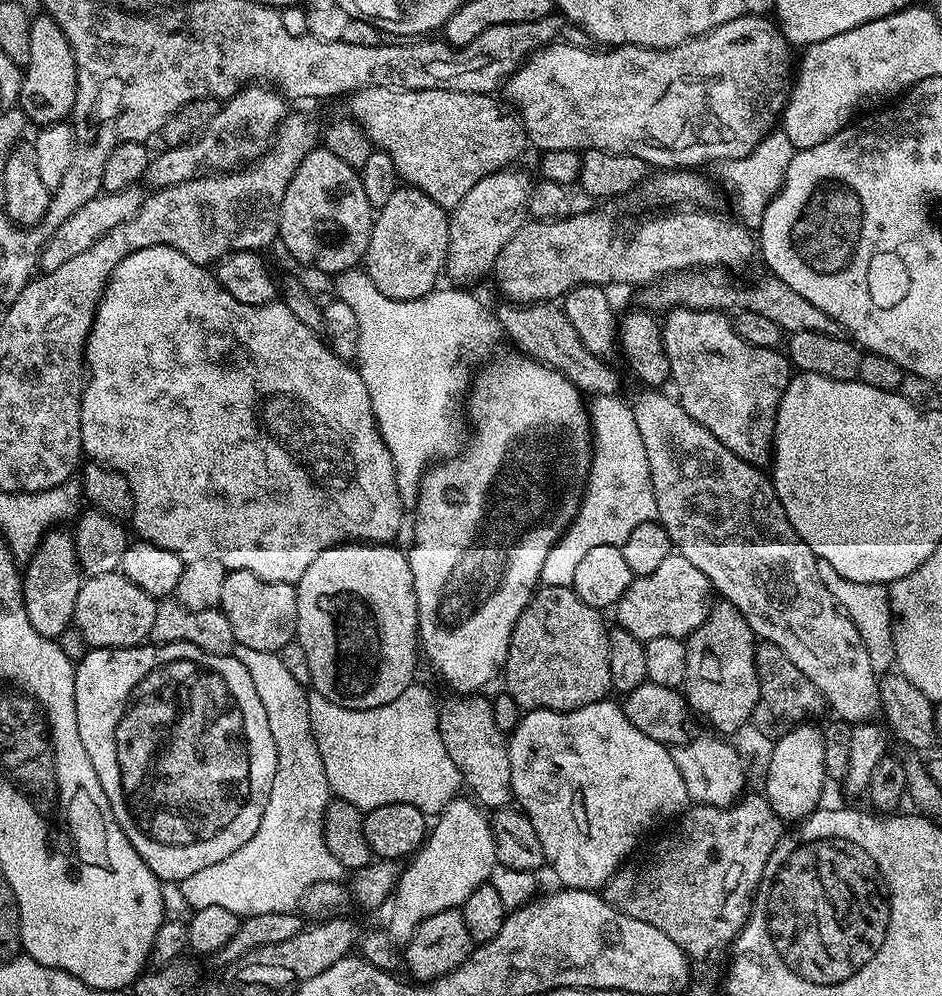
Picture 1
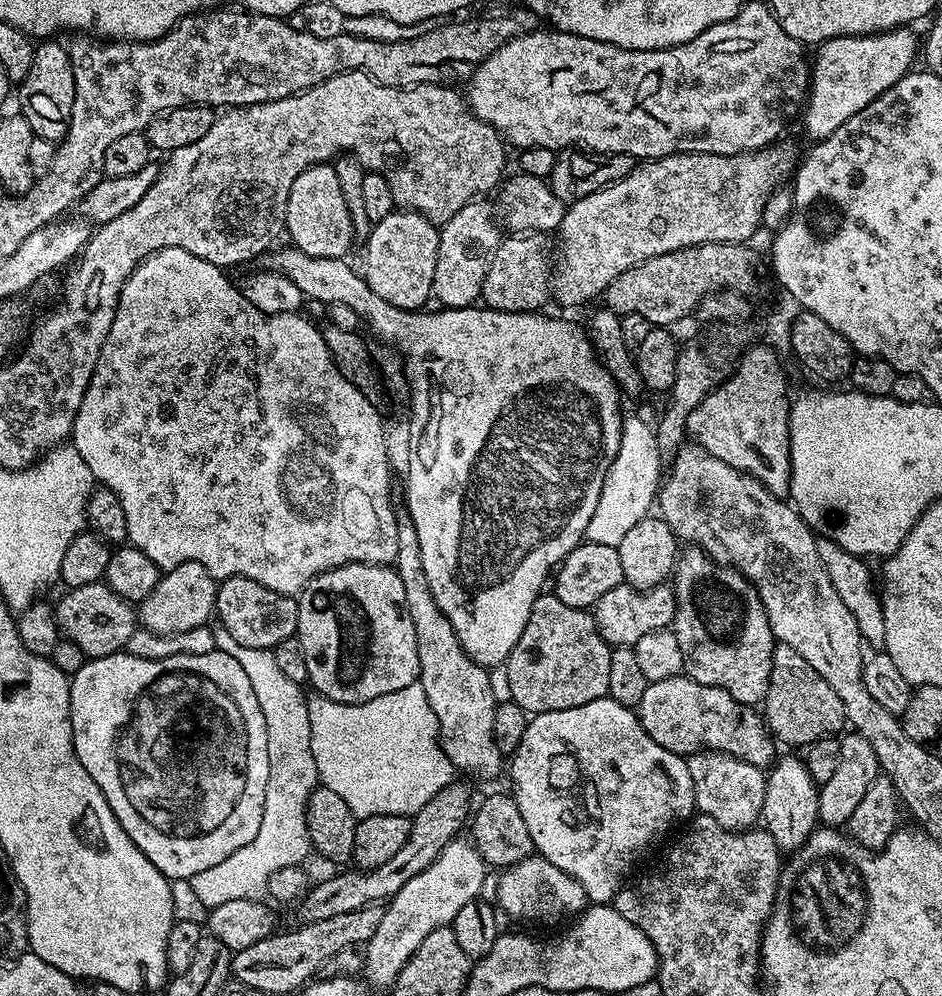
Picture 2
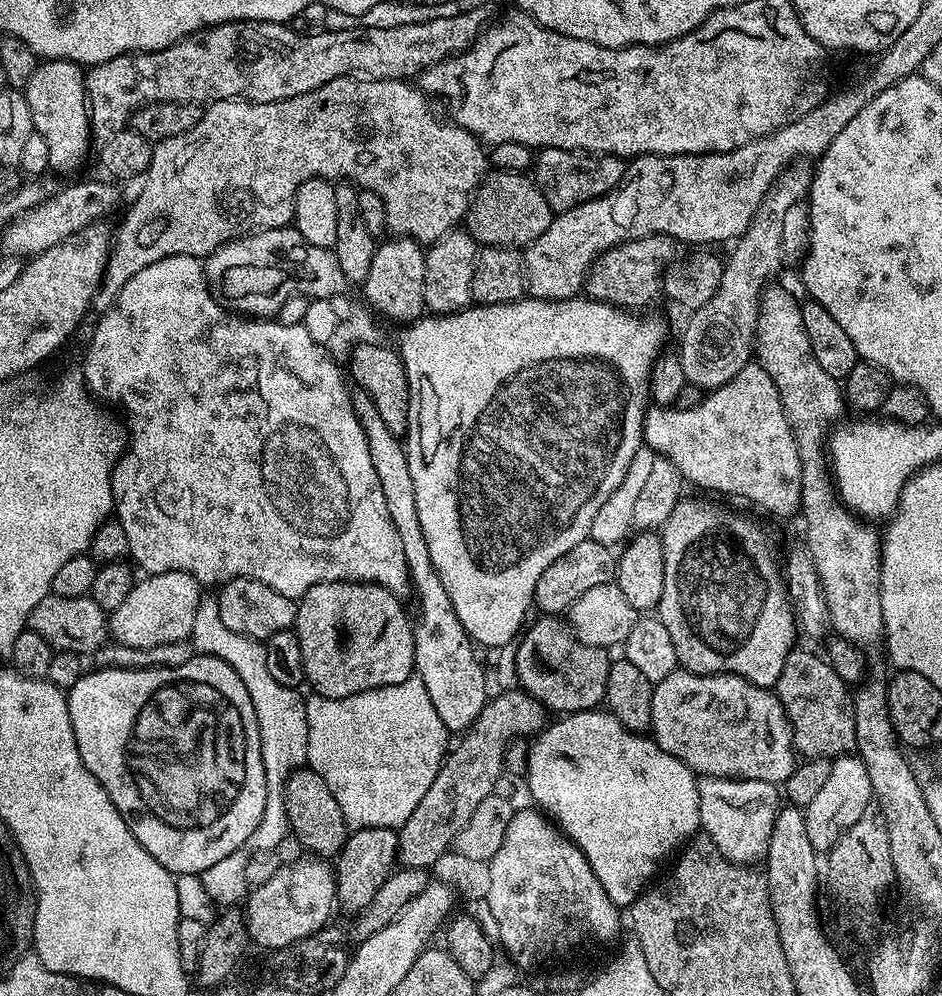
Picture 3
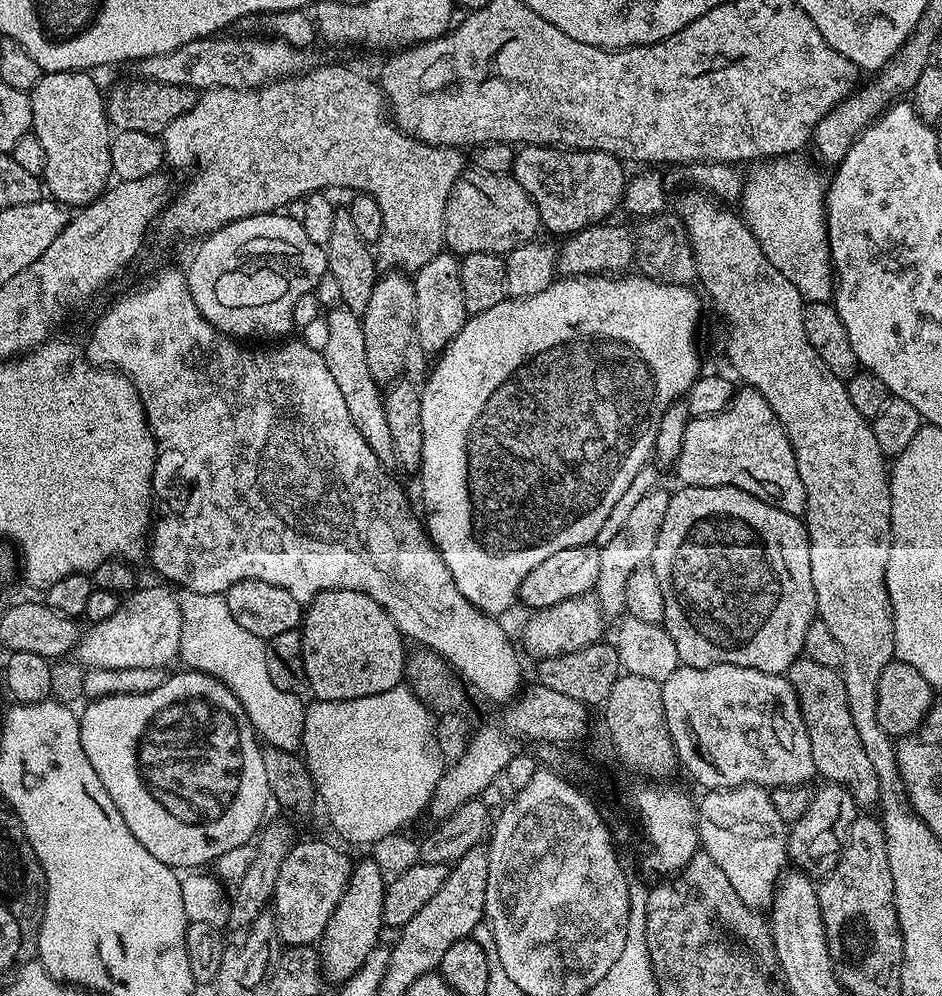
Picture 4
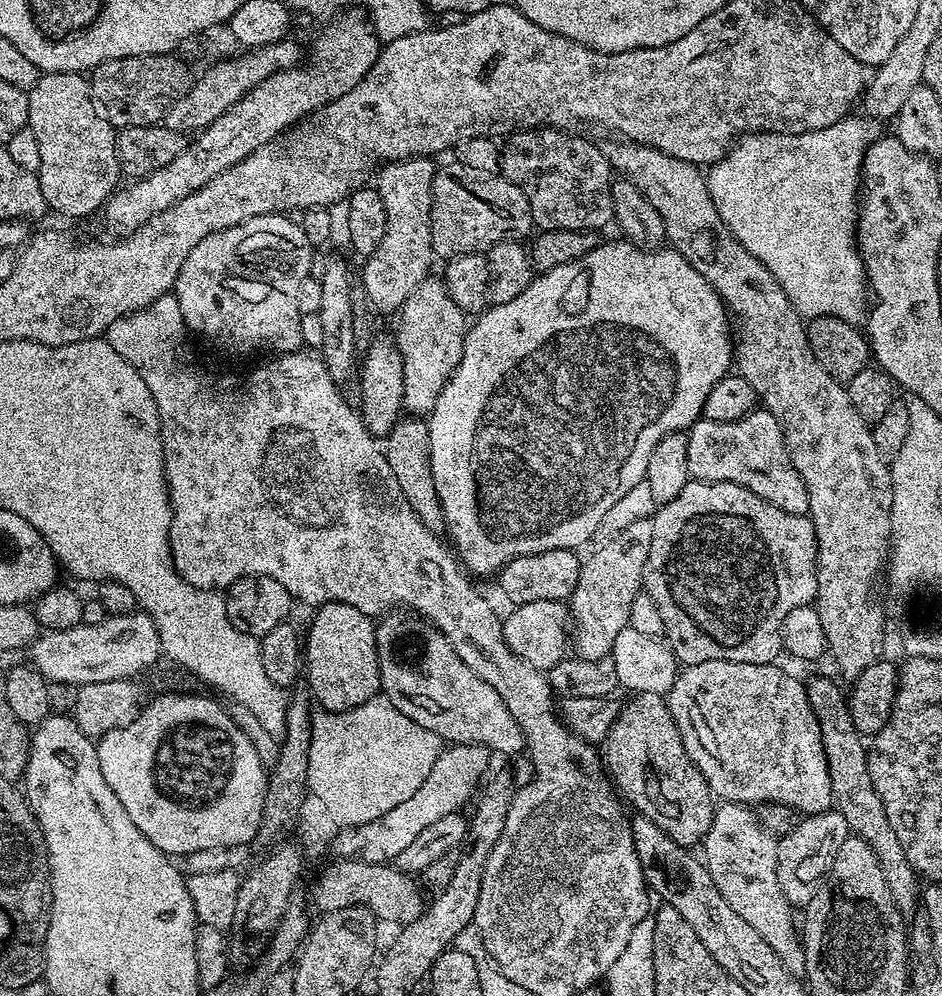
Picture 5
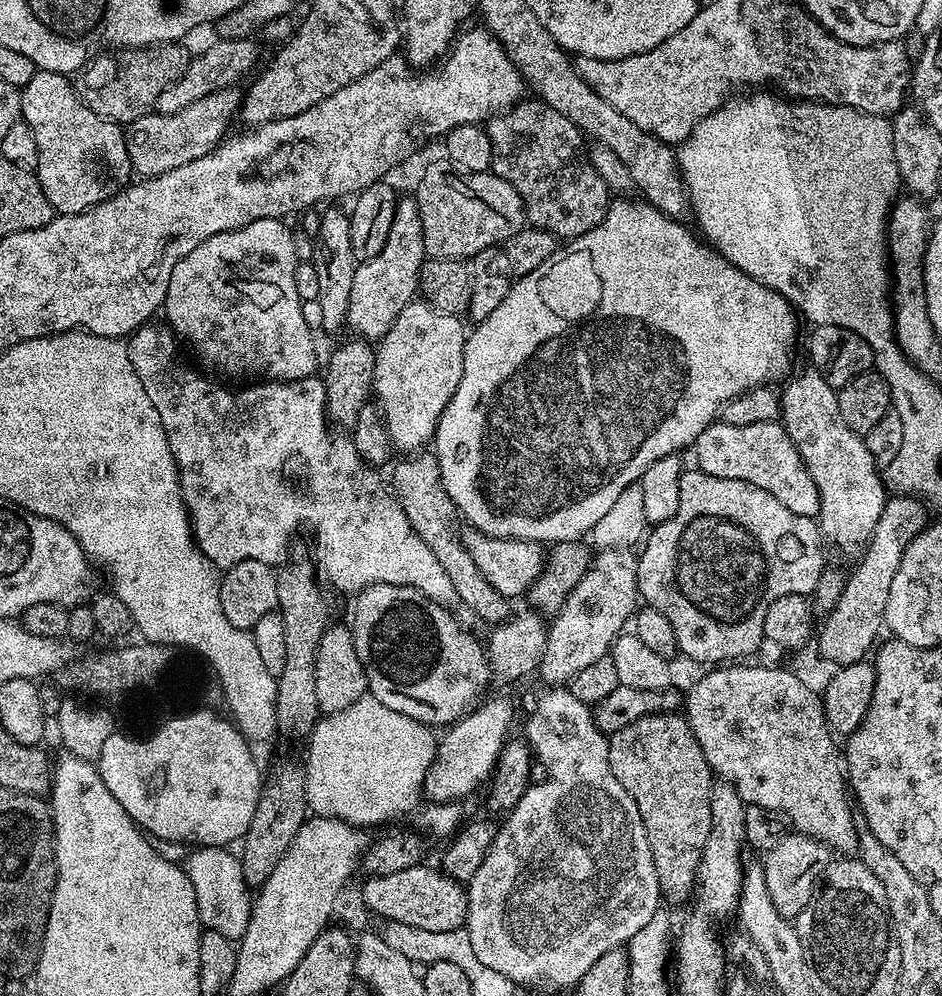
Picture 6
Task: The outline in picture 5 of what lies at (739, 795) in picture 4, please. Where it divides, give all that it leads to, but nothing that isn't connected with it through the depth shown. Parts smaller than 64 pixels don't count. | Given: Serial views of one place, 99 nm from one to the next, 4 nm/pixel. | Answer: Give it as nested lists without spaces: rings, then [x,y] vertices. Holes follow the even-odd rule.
[[[724,802],[712,813],[712,825],[705,834],[702,841],[702,859],[708,866],[708,873],[714,878],[714,886],[730,902],[731,908],[746,918],[746,923],[758,930],[758,935],[770,945],[770,950],[778,954],[782,966],[797,978],[804,976],[804,950],[802,947],[802,936],[798,931],[798,924],[792,921],[793,905],[782,894],[782,886],[778,886],[778,850],[776,849],[777,837],[772,836],[756,820],[755,811],[746,804],[734,804]]]

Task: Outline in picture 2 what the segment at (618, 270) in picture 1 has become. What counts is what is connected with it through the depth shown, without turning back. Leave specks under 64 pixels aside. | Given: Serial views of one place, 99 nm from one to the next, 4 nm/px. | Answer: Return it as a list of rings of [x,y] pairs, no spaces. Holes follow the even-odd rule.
[[[512,234],[501,239],[490,258],[486,278],[482,282],[480,300],[483,307],[499,312],[535,312],[543,309],[544,303],[549,303],[552,283],[550,261],[554,252],[548,240],[549,237],[544,234]]]

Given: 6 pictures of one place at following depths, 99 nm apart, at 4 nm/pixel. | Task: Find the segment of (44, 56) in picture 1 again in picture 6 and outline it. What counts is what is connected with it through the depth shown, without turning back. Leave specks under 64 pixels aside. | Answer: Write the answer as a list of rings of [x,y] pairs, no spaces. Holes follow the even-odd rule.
[[[36,71],[20,93],[20,114],[23,123],[34,130],[38,142],[38,162],[34,169],[38,182],[50,202],[53,213],[61,216],[78,214],[115,196],[133,175],[130,154],[126,154],[124,128],[113,120],[104,120],[85,106],[76,95],[73,81],[57,72]]]

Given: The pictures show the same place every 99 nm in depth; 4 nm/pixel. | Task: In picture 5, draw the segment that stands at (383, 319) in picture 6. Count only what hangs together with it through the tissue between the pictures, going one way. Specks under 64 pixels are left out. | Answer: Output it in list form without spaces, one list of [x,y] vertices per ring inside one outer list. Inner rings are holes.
[[[428,158],[394,160],[385,163],[375,173],[374,187],[386,206],[386,234],[378,242],[378,250],[363,261],[363,299],[377,313],[399,313],[400,307],[418,290],[418,282],[429,279],[434,261],[432,231],[430,230],[430,206],[432,205],[432,179],[436,177],[437,165]]]

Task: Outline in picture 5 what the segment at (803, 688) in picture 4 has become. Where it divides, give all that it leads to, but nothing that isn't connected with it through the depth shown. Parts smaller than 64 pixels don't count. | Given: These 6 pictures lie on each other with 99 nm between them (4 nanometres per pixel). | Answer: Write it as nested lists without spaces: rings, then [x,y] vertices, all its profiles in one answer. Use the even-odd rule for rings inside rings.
[[[828,676],[814,677],[812,681],[807,681],[806,687],[810,706],[818,718],[818,730],[822,734],[835,807],[842,818],[846,818],[849,833],[862,838],[862,842],[874,850],[882,878],[886,878],[886,886],[890,886],[890,898],[894,898],[900,913],[909,914],[915,908],[917,911],[922,900],[922,884],[906,858],[906,850],[902,850],[902,842],[898,842],[898,834],[894,834],[890,827],[890,818],[886,818],[886,810],[882,806],[882,798],[878,798],[878,790],[874,790],[874,782],[870,782],[866,740],[850,718],[845,689],[840,689]]]

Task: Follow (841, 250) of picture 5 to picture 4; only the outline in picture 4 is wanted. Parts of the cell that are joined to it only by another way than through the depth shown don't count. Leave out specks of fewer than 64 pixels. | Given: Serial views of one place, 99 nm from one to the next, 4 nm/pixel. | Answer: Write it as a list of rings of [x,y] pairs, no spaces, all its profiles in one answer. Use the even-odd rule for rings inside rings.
[[[768,158],[757,163],[756,169],[747,173],[738,208],[766,258],[798,286],[805,301],[828,302],[834,296],[834,269],[824,220],[826,188],[814,169],[796,159],[800,158]]]

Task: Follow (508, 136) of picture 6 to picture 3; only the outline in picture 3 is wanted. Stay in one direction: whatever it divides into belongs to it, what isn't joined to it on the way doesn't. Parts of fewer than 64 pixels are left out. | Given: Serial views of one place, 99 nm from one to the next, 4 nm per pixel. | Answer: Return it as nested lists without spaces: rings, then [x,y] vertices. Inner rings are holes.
[[[542,148],[534,156],[534,179],[553,213],[565,212],[582,202],[597,200],[620,185],[626,175],[621,157],[571,152],[561,148]]]

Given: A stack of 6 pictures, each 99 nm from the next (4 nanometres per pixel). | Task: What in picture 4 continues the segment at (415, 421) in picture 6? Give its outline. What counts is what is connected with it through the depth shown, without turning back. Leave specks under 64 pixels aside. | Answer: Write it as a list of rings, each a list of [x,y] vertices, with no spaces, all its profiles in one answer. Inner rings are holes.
[[[441,250],[426,266],[414,274],[414,302],[416,303],[415,343],[424,352],[439,354],[447,348],[468,321],[466,302],[462,302],[462,274],[460,260],[453,253]]]

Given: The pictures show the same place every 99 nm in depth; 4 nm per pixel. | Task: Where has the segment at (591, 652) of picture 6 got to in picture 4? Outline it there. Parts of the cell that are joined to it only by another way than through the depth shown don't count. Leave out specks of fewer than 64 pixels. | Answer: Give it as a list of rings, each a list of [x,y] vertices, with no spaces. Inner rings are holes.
[[[655,488],[648,492],[645,498],[630,510],[622,527],[610,542],[600,548],[601,565],[598,570],[598,582],[594,594],[600,603],[605,617],[621,617],[625,611],[626,581],[637,568],[645,567],[652,559],[654,546],[657,545],[658,534],[661,532],[662,522],[665,521],[666,507],[669,506],[670,494]]]

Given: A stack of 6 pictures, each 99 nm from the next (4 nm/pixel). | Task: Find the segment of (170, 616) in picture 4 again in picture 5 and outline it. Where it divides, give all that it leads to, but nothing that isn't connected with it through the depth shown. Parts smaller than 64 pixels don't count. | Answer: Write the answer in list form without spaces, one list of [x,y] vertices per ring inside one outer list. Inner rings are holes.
[[[143,610],[121,616],[108,615],[98,626],[81,623],[70,630],[45,631],[31,644],[31,652],[30,663],[45,680],[73,686],[133,679],[162,656],[158,630]]]

